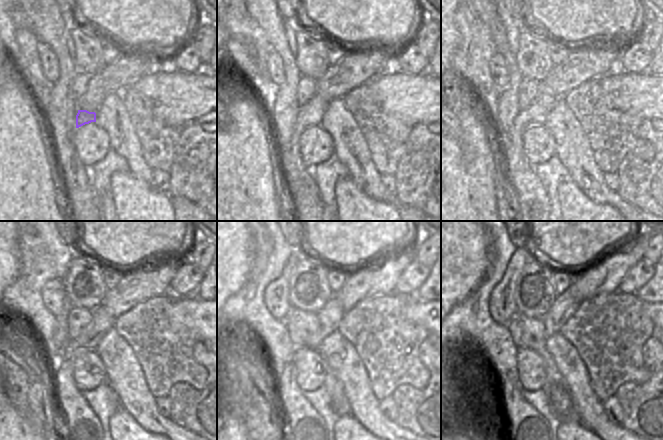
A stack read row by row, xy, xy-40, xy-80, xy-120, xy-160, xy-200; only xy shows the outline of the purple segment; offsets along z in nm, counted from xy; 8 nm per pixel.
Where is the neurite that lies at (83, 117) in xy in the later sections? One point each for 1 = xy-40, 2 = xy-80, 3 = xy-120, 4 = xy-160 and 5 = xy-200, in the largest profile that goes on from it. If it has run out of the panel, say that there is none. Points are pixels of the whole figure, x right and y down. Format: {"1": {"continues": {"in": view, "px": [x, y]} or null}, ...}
{"1": {"continues": {"in": "xy-40", "px": [310, 114]}}, "2": {"continues": {"in": "xy-80", "px": [532, 200]}}, "3": {"continues": {"in": "xy-120", "px": [81, 424]}}, "4": {"continues": {"in": "xy-160", "px": [303, 424]}}, "5": {"continues": {"in": "xy-200", "px": [524, 424]}}}

